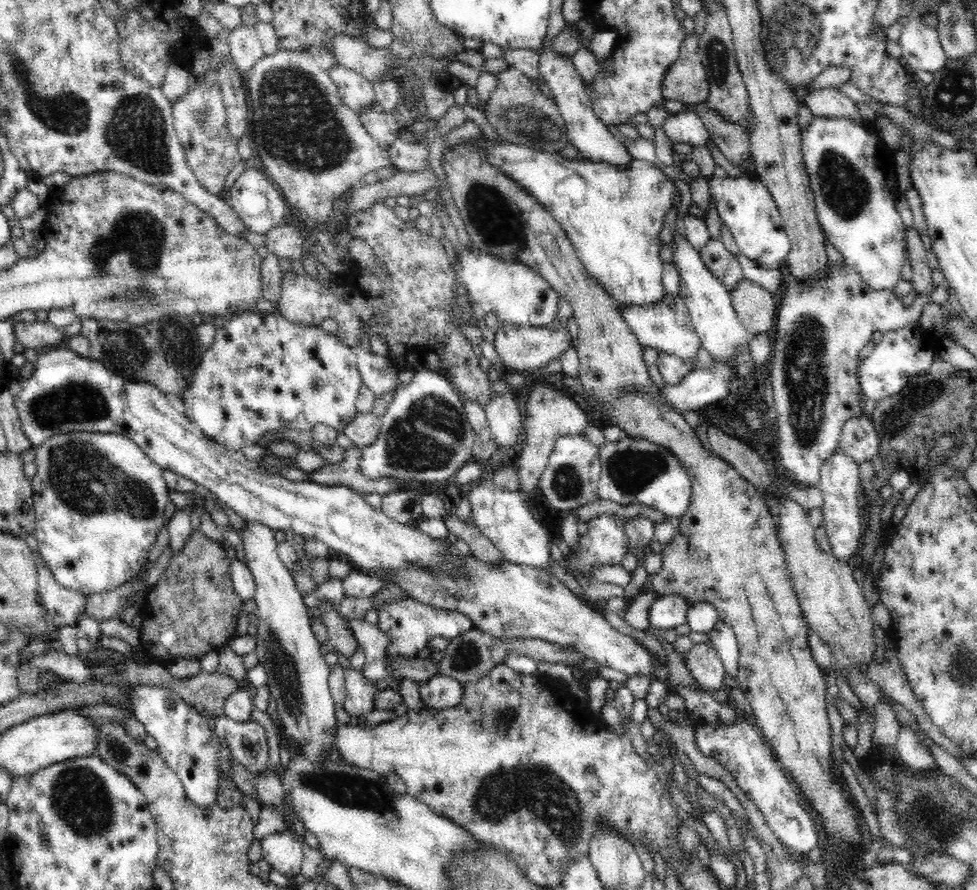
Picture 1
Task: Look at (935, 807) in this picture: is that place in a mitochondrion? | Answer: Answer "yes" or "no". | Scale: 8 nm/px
yes

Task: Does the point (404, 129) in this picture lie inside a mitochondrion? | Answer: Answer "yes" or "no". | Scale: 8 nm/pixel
no

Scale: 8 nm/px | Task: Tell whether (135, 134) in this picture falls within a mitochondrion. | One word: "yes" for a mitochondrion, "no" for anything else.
yes

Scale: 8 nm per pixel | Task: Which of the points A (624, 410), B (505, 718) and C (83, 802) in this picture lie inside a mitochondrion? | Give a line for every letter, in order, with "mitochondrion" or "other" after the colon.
A: other
B: mitochondrion
C: mitochondrion

